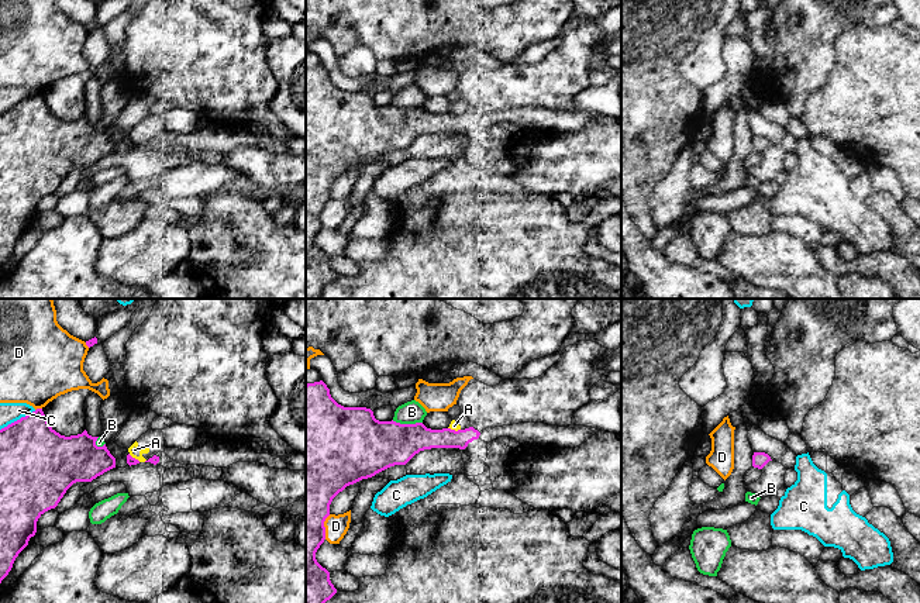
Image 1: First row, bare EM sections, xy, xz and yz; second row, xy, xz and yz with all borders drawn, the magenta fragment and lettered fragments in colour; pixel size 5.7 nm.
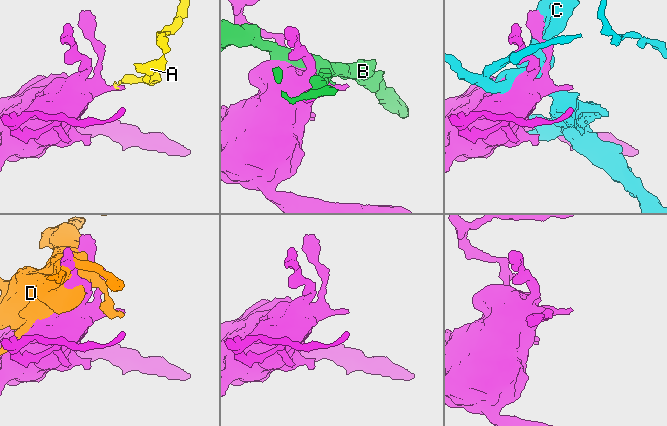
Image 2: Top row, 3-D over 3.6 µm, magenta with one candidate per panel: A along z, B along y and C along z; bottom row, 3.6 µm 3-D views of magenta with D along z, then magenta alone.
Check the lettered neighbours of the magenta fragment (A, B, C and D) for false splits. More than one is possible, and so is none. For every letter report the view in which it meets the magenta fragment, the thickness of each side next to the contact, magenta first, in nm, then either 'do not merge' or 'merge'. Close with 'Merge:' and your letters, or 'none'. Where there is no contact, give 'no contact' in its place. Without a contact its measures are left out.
A: contact in xz; calibres 170 and 50 nm; do not merge
B: contact in xz; calibres 300 and 130 nm; do not merge
C: contact in xy; calibres 400 and 110 nm; do not merge
D: contact in xy; calibres 360 and 420 nm; do not merge
Merge: none

